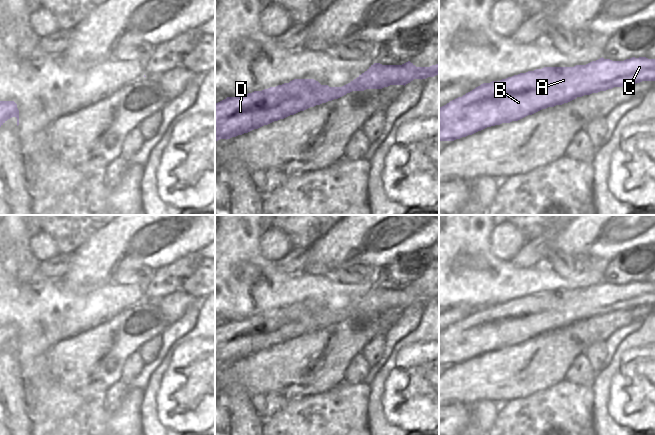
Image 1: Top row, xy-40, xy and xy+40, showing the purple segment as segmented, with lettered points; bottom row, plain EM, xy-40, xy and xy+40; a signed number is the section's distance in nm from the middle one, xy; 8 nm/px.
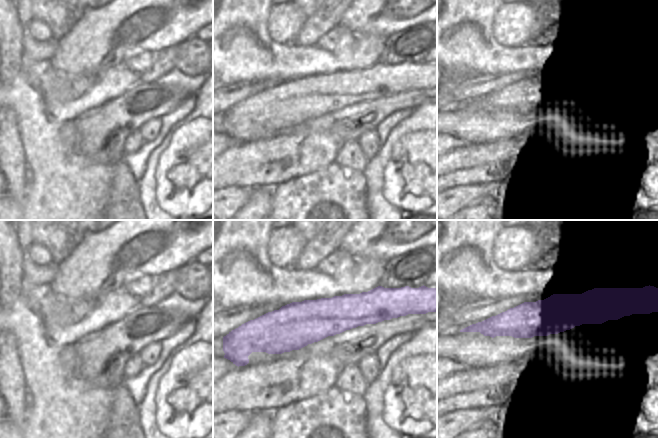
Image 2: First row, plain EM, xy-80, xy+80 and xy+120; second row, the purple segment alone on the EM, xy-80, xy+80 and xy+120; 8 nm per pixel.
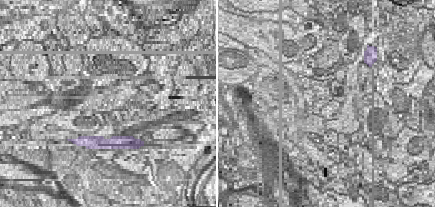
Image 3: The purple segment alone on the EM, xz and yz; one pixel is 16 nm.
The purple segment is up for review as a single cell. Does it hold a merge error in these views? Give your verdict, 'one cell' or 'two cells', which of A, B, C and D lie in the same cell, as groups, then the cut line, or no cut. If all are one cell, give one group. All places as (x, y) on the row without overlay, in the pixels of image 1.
one cell; A B C D; no cut

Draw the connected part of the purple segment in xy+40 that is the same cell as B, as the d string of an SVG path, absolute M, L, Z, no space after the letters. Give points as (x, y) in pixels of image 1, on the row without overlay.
M603 281L586 289L574 291L544 291L520 297L500 305L483 307L462 321L458 321L439 332L439 365L454 365L472 359L487 351L518 345L542 333L568 327L577 321L606 315L614 311L626 311L642 305L655 305L655 283L646 281L612 285Z

